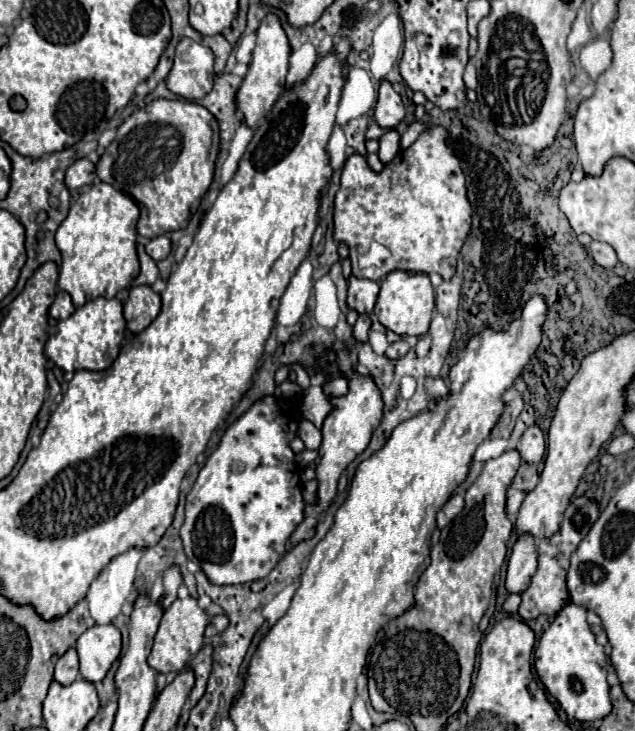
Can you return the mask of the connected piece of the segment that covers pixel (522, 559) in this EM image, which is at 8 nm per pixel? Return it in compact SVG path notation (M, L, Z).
M522 533L512 547L512 555L508 559L508 573L506 573L506 589L508 593L522 593L528 585L532 575L536 573L536 541L530 533Z

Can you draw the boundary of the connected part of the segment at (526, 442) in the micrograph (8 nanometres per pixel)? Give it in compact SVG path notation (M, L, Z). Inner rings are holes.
M532 425L524 431L524 435L520 437L518 451L520 451L520 455L526 463L536 463L538 465L544 459L546 441L544 441L544 433L538 425Z

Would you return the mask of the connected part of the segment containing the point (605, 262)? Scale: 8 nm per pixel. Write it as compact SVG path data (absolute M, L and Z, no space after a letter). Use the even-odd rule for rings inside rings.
M592 241L592 243L590 243L590 253L592 253L594 263L600 265L600 267L604 267L604 269L612 269L612 267L618 263L614 249L612 249L610 245L606 245L606 243Z

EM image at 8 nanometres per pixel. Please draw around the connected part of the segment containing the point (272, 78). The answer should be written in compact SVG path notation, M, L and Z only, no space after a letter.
M266 15L256 35L258 39L256 39L256 47L252 53L248 73L236 93L236 109L242 113L242 121L248 127L256 127L260 117L264 117L264 113L268 113L268 109L272 109L272 105L276 103L276 97L280 97L286 71L288 71L288 59L290 59L290 45L276 15Z

